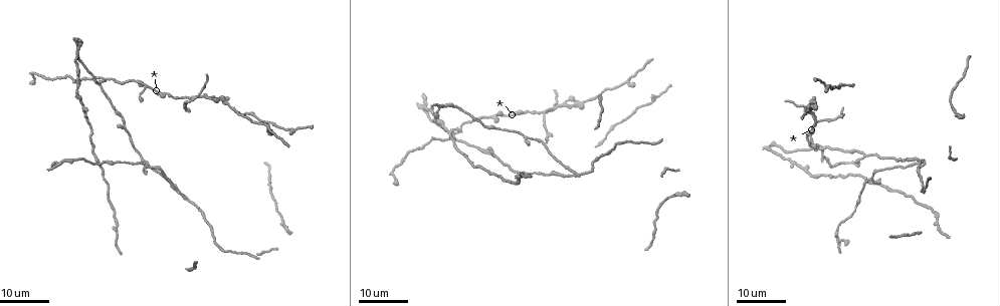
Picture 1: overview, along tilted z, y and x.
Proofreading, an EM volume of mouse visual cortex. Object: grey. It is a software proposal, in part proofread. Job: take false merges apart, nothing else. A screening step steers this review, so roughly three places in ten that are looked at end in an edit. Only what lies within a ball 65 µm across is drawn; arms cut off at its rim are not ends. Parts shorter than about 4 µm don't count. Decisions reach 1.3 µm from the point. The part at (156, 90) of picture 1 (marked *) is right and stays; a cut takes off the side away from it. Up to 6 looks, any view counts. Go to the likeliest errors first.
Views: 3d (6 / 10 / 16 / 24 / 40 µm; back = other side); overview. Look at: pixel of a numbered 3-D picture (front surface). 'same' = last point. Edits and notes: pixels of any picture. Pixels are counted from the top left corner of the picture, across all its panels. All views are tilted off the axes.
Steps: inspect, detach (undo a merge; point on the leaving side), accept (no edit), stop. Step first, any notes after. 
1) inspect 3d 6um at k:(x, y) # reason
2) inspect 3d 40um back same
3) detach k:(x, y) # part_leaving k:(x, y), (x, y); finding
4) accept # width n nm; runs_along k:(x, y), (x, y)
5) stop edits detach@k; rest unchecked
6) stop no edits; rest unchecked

inspect 3d 24um at 1:(270, 125) # a fork

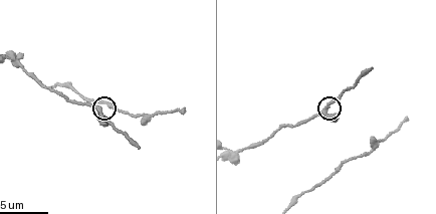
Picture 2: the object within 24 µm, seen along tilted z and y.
inspect 3d 10um at 2:(99, 111)

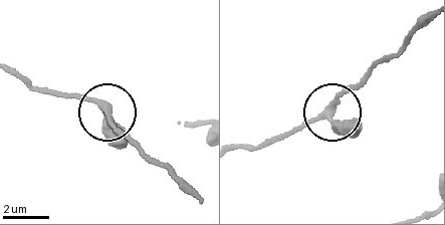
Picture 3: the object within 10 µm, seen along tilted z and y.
accept # runs_along 3:(15, 71), (44, 88), (92, 101), (139, 151); one neuron here

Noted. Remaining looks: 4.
inspect 3d 24um at 1:(94, 76) # looks like a crossing

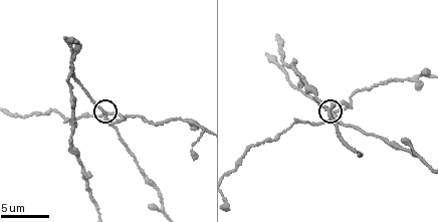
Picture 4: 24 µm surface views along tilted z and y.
inspect 3d 6um at 4:(106, 113)

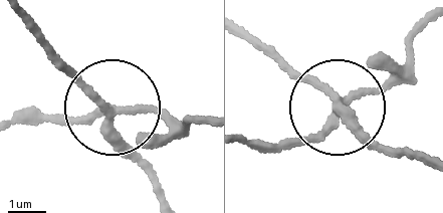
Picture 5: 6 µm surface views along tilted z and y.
detach 5:(75, 74) # arms 4; part_leaving 5:(105, 117), (164, 198); two neurons meet here

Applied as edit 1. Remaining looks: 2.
stop edits detach@5; rest unchecked

